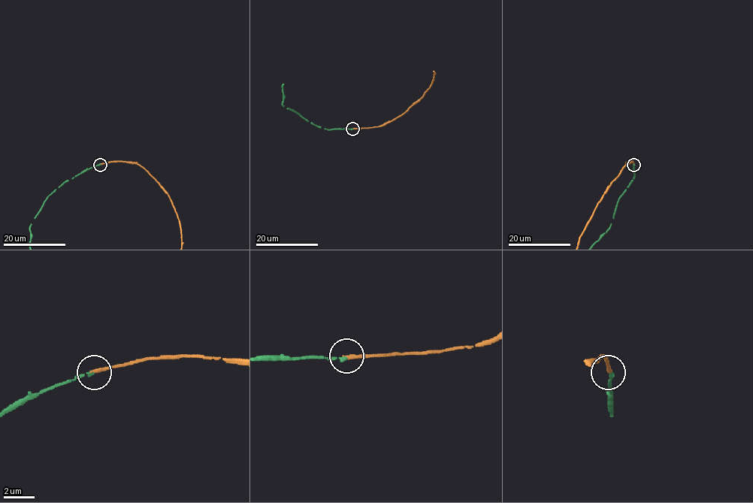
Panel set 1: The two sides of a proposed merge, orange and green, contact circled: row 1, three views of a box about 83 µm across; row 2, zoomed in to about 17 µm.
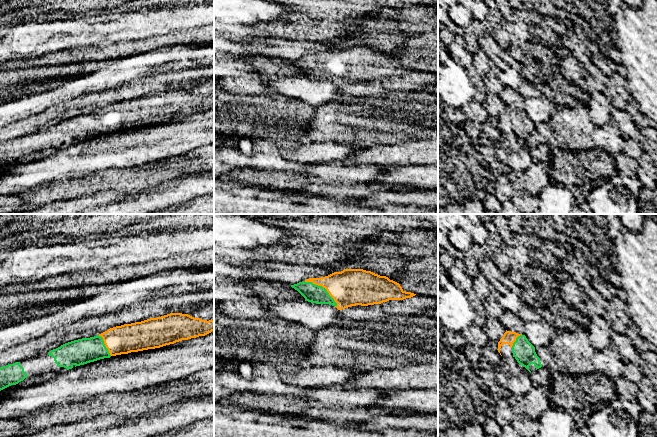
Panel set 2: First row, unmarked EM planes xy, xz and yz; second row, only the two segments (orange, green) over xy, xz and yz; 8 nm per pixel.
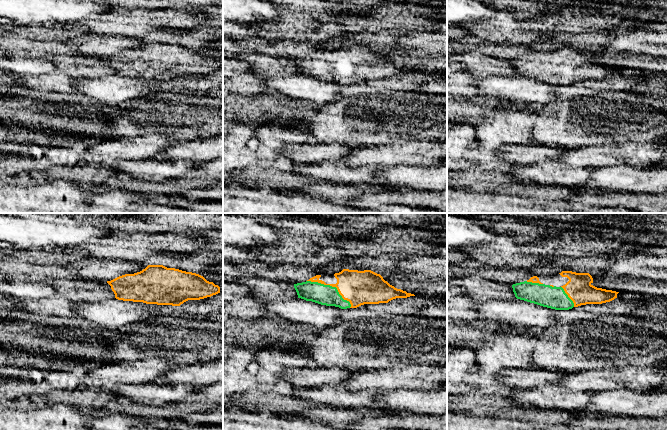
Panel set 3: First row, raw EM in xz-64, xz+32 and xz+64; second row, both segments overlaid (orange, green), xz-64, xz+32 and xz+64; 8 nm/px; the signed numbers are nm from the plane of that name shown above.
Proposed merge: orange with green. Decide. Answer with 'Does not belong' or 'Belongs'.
Belongs

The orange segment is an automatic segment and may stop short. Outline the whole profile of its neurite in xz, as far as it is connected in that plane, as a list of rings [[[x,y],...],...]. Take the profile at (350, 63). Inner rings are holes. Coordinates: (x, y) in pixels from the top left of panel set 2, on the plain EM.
[[[344,45],[321,54],[309,54],[291,61],[305,77],[329,80],[342,86],[351,82],[381,80],[403,76],[416,70],[406,68],[399,59],[363,45]]]

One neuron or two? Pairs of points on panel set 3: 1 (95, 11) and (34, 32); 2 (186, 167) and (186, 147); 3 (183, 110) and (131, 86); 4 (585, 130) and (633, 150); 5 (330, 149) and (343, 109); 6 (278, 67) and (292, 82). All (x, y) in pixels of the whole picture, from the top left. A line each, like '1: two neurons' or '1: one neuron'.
1: one neuron
2: two neurons
3: two neurons
4: two neurons
5: two neurons
6: two neurons

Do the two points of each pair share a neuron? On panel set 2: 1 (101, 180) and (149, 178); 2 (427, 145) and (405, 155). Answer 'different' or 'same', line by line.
1: same
2: same

